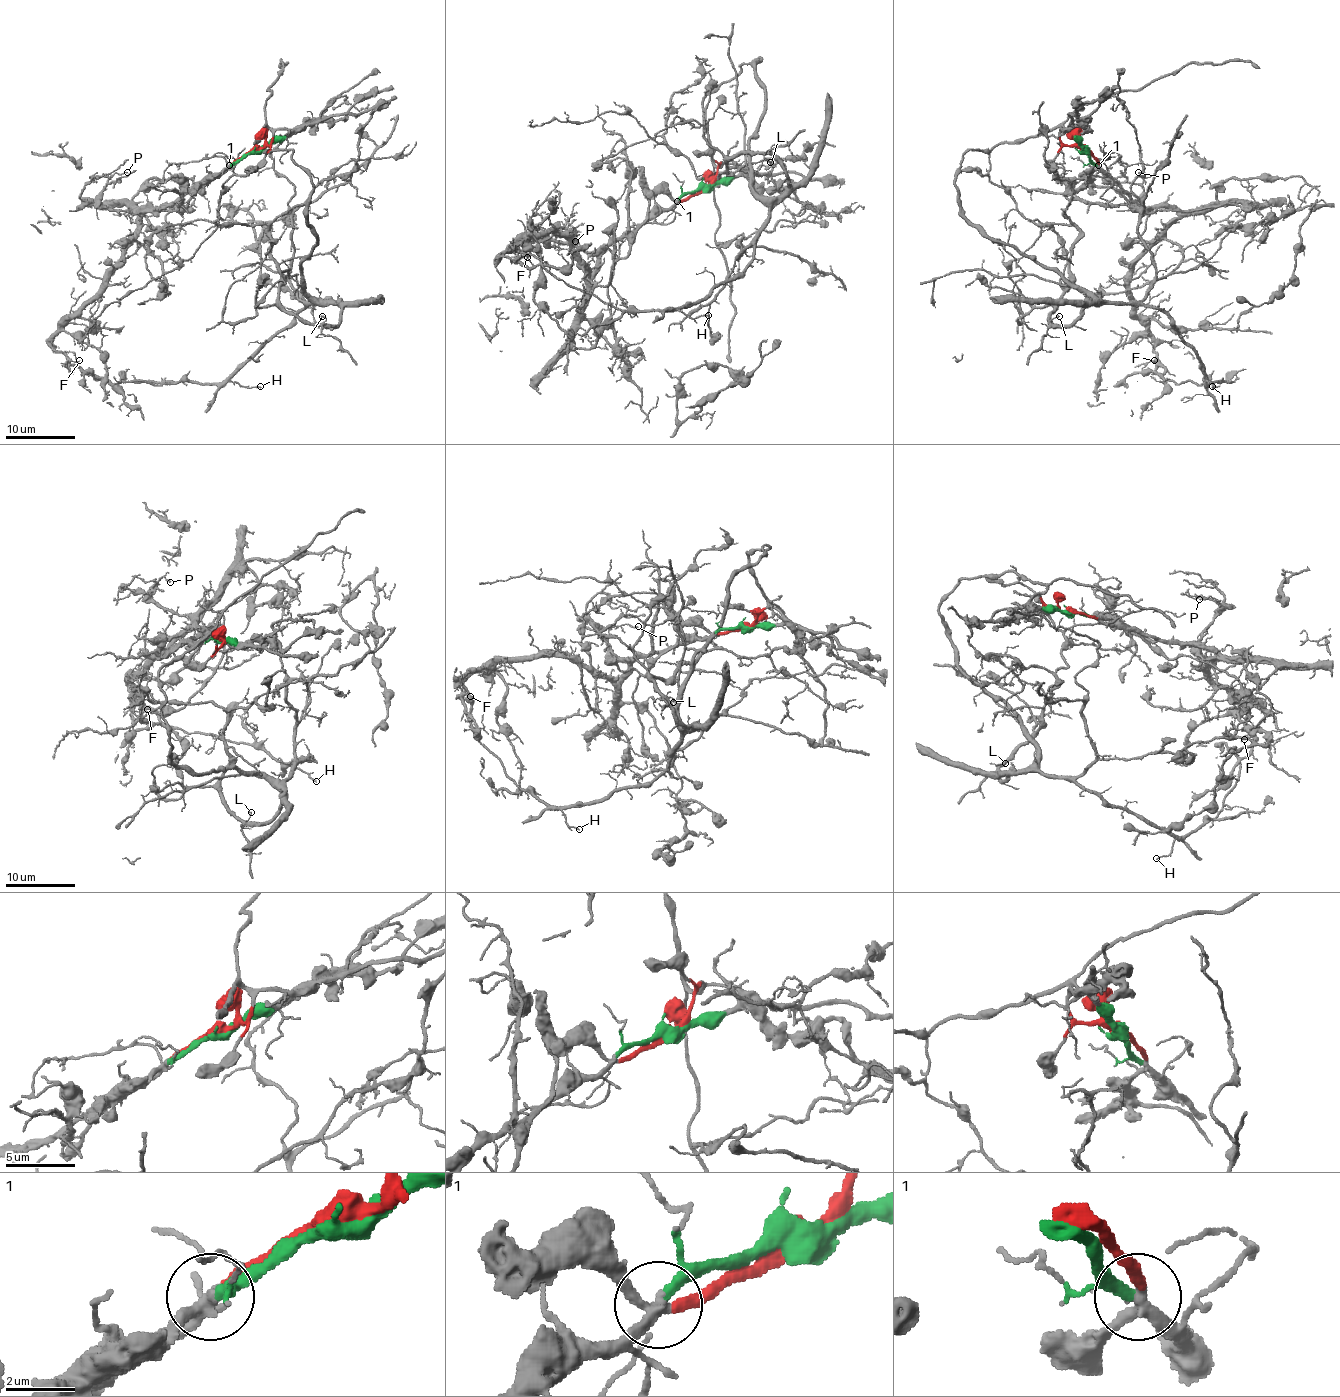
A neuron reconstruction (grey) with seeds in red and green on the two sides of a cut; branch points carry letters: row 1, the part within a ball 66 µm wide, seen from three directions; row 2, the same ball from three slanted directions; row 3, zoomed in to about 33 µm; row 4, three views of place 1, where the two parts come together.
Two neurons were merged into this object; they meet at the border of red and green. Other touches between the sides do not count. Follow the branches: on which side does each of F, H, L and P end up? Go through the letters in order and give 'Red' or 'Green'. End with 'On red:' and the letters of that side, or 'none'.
F: Green
H: Red
L: Red
P: Green
On red: H, L

